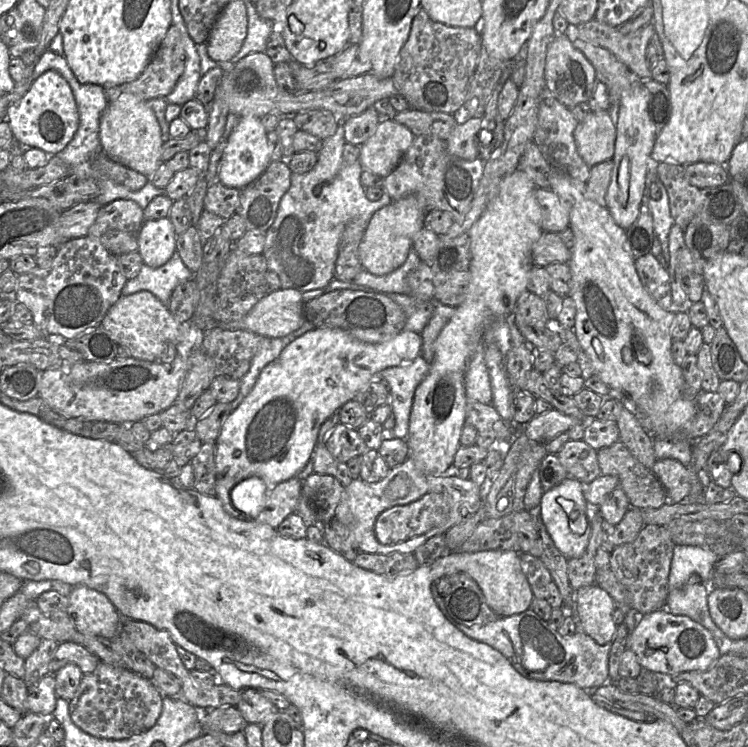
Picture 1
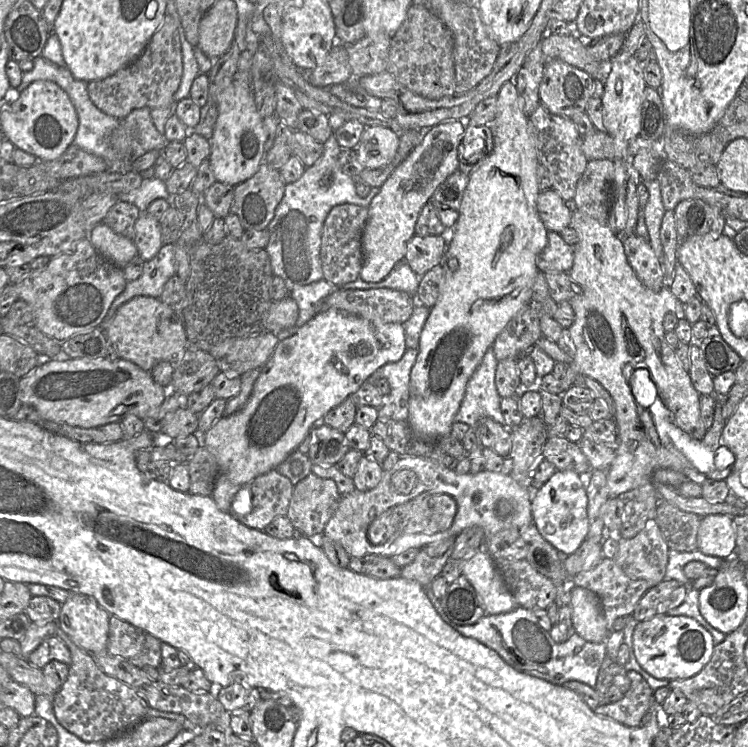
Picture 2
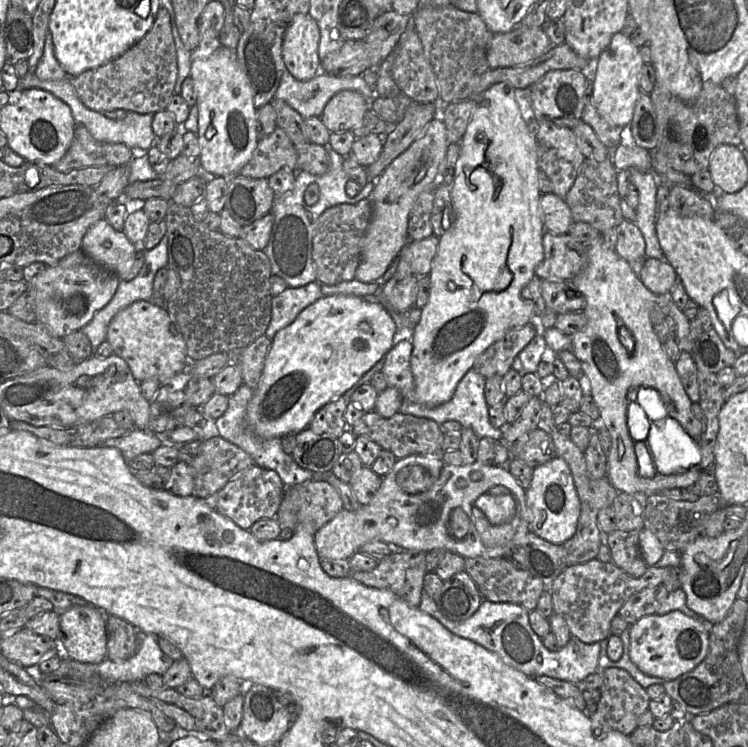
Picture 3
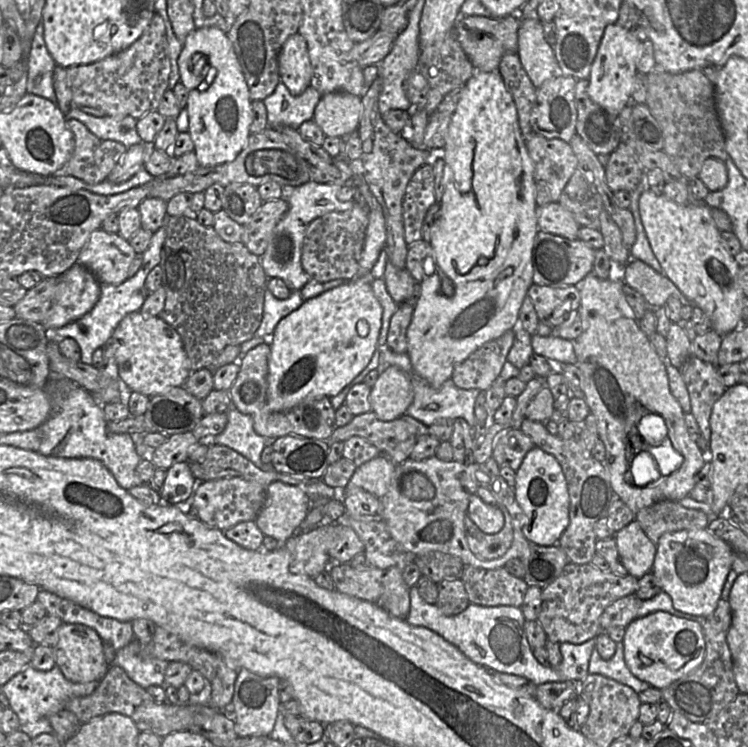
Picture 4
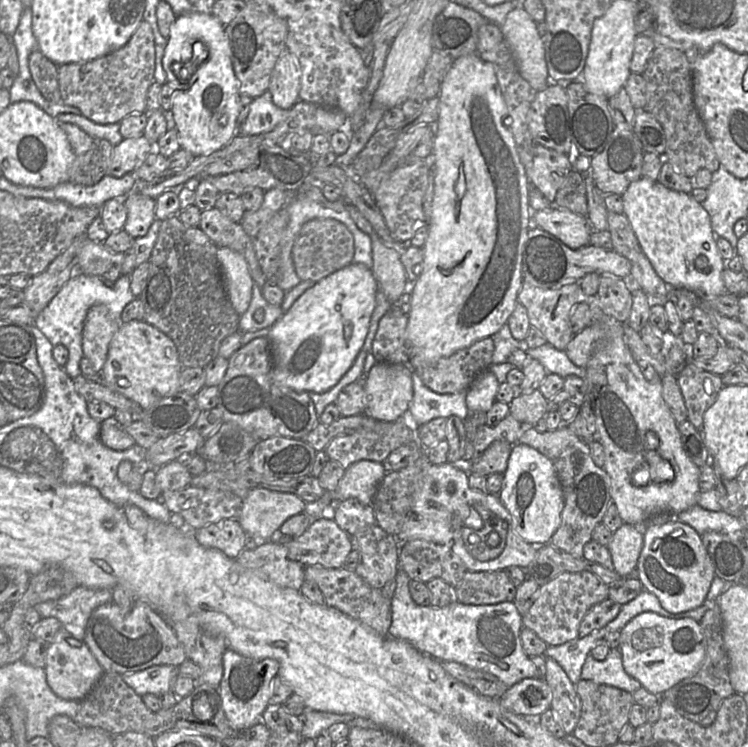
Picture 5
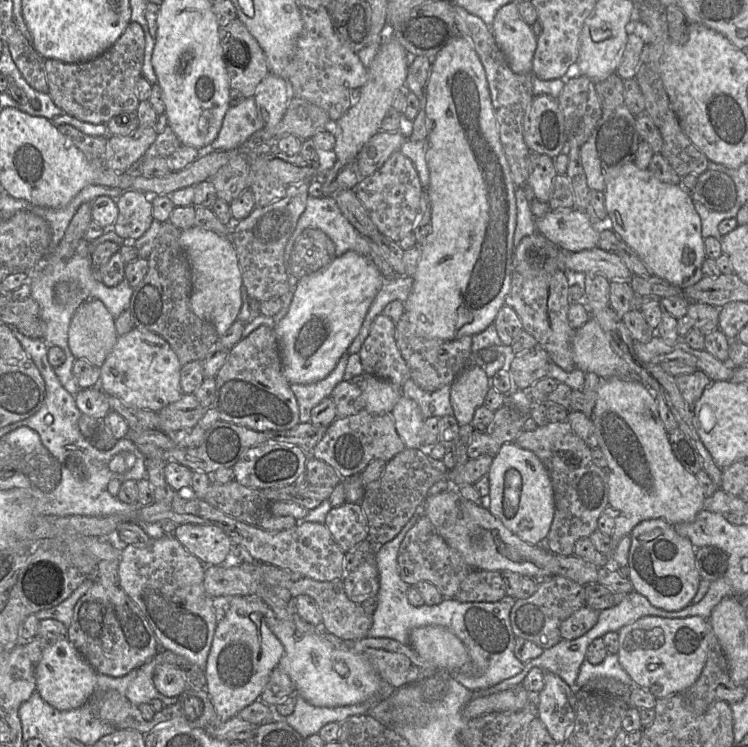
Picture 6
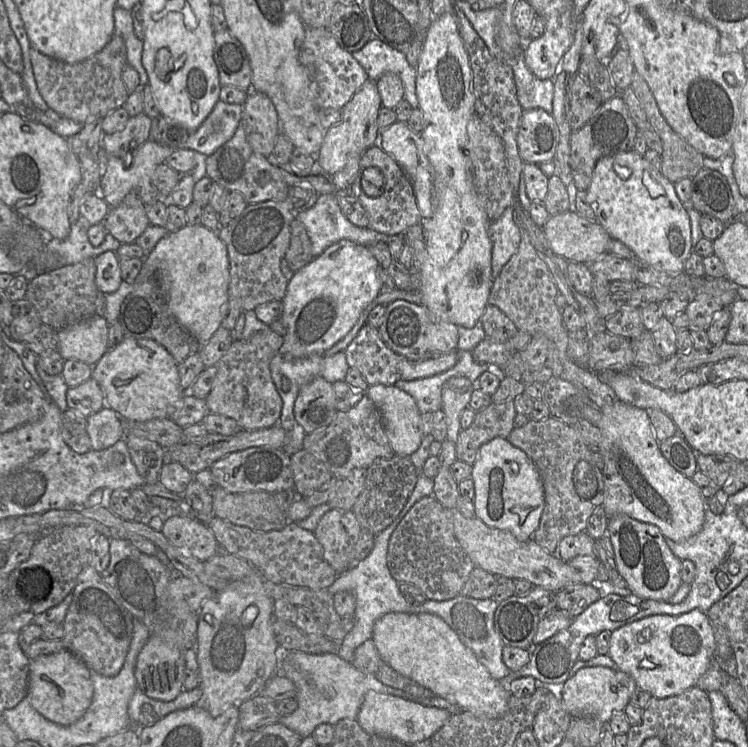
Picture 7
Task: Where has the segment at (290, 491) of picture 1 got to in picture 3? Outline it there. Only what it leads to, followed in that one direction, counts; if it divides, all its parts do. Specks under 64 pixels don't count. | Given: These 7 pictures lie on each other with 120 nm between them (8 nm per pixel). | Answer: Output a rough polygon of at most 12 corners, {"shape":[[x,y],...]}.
{"shape":[[258,465],[217,492],[215,510],[249,530],[275,518],[286,492]]}

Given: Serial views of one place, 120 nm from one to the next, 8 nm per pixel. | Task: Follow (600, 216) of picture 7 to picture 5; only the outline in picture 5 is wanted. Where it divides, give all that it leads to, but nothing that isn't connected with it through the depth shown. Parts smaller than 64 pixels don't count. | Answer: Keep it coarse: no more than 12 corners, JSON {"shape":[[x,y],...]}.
{"shape":[[644,177],[621,197],[669,287],[729,293],[710,217]]}

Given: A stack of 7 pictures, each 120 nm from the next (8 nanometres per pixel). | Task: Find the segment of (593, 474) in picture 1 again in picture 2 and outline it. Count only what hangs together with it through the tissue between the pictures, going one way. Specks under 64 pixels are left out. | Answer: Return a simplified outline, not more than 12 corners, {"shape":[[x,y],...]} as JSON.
{"shape":[[548,437],[543,459],[584,477],[592,471],[579,444]]}

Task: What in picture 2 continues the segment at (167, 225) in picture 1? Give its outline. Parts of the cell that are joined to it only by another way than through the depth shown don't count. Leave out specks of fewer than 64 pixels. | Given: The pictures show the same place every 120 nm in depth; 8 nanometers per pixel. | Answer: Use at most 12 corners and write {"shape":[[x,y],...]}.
{"shape":[[140,213],[132,241],[151,260],[163,246],[159,220]]}

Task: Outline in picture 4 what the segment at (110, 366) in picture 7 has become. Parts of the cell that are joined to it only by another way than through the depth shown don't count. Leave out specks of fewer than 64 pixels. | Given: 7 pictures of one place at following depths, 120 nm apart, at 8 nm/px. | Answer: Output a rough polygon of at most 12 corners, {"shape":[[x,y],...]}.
{"shape":[[129,313],[108,343],[119,378],[150,398],[192,372],[181,336]]}

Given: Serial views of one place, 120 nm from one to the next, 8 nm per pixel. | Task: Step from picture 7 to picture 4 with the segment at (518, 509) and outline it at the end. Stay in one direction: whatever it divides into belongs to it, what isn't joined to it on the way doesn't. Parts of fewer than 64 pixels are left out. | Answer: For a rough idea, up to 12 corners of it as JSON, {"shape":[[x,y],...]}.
{"shape":[[537,447],[513,489],[525,538],[556,545],[569,524],[566,478]]}

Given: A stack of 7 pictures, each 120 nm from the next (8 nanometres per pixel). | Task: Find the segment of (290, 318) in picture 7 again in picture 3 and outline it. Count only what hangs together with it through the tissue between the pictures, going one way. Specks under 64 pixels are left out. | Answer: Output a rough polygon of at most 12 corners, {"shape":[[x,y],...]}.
{"shape":[[323,296],[279,330],[247,408],[308,428],[395,344],[377,301]]}

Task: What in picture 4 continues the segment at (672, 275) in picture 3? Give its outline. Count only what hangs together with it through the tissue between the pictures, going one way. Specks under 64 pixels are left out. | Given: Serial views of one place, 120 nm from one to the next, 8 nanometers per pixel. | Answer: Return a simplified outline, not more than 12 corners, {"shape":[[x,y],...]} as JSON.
{"shape":[[631,259],[621,278],[652,308],[670,297],[693,305],[665,275]]}

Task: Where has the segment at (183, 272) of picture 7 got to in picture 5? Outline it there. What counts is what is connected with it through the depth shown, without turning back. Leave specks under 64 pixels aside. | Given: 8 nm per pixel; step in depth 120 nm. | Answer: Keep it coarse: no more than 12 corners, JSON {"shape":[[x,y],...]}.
{"shape":[[237,251],[216,253],[227,297],[239,315],[248,309],[253,279]]}

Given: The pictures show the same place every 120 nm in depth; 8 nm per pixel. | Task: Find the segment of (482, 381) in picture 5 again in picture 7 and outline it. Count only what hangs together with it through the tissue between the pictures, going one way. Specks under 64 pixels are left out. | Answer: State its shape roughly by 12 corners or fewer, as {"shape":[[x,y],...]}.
{"shape":[[464,376],[444,383],[446,440],[457,442],[474,389]]}

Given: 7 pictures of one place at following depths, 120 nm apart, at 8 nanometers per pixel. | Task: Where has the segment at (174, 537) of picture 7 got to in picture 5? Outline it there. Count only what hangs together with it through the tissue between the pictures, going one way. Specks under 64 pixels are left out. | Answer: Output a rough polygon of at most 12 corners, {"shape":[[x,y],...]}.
{"shape":[[236,518],[193,532],[200,545],[235,559],[246,532]]}

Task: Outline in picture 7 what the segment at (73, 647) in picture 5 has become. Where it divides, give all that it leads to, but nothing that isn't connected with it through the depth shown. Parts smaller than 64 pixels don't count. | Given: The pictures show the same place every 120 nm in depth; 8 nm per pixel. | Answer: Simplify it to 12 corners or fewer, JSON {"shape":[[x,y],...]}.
{"shape":[[68,649],[31,660],[27,698],[71,725],[93,696],[89,667]]}

